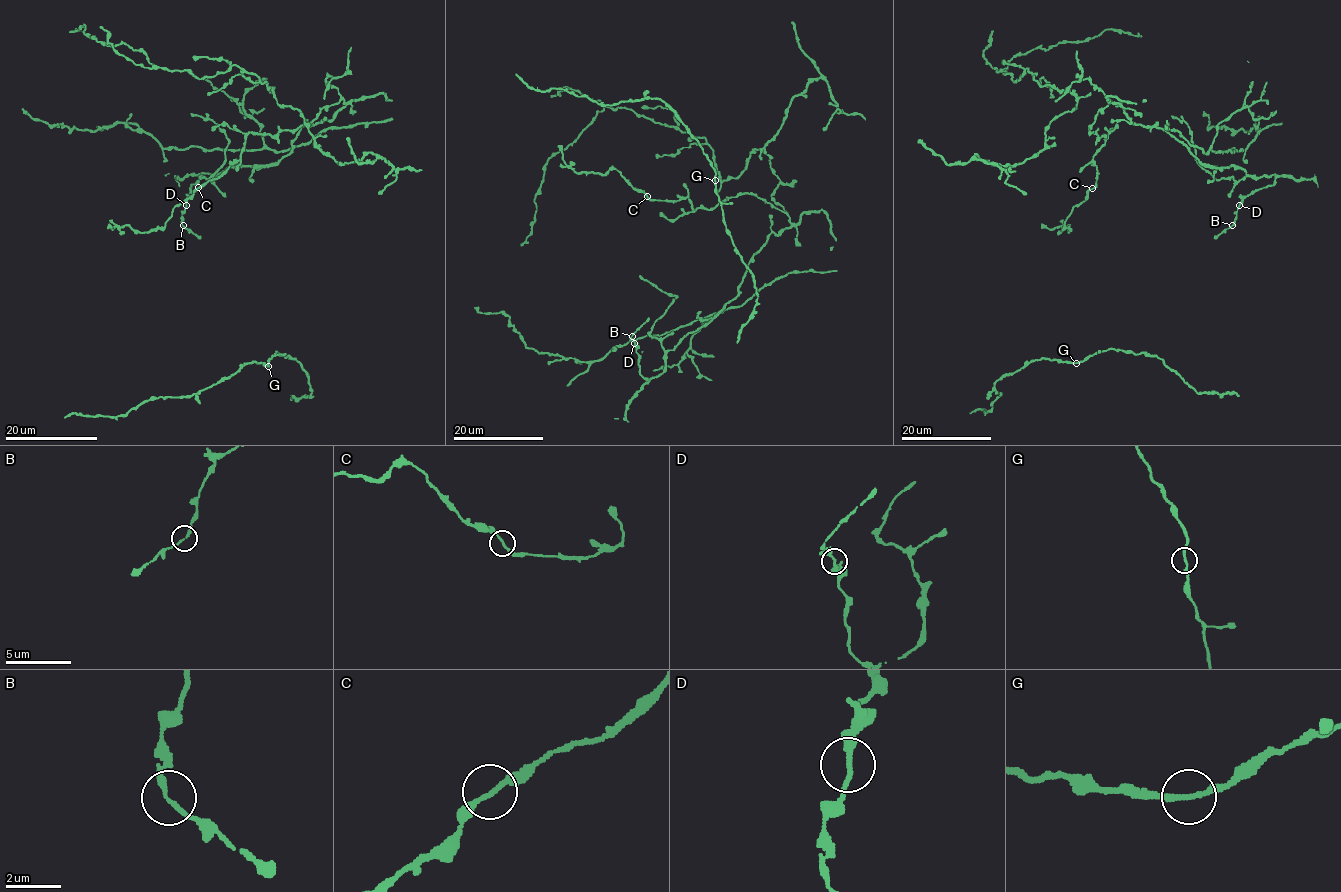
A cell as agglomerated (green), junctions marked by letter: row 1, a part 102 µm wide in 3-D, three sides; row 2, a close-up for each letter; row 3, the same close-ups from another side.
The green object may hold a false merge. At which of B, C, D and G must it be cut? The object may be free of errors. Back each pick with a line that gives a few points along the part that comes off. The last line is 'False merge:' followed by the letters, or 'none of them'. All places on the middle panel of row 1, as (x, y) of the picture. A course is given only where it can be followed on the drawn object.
False merge: none of them

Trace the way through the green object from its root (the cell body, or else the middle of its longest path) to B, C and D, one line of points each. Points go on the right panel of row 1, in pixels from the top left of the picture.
B: (1106, 135), (1089, 128), (1111, 102), (1202, 164), (1273, 175), (1232, 225)
C: (1106, 135), (1103, 134), (1105, 144), (1093, 156), (1097, 180), (1092, 188)
D: (1106, 135), (1089, 128), (1111, 102), (1128, 122), (1168, 131), (1202, 164), (1274, 176), (1273, 185), (1238, 205)

